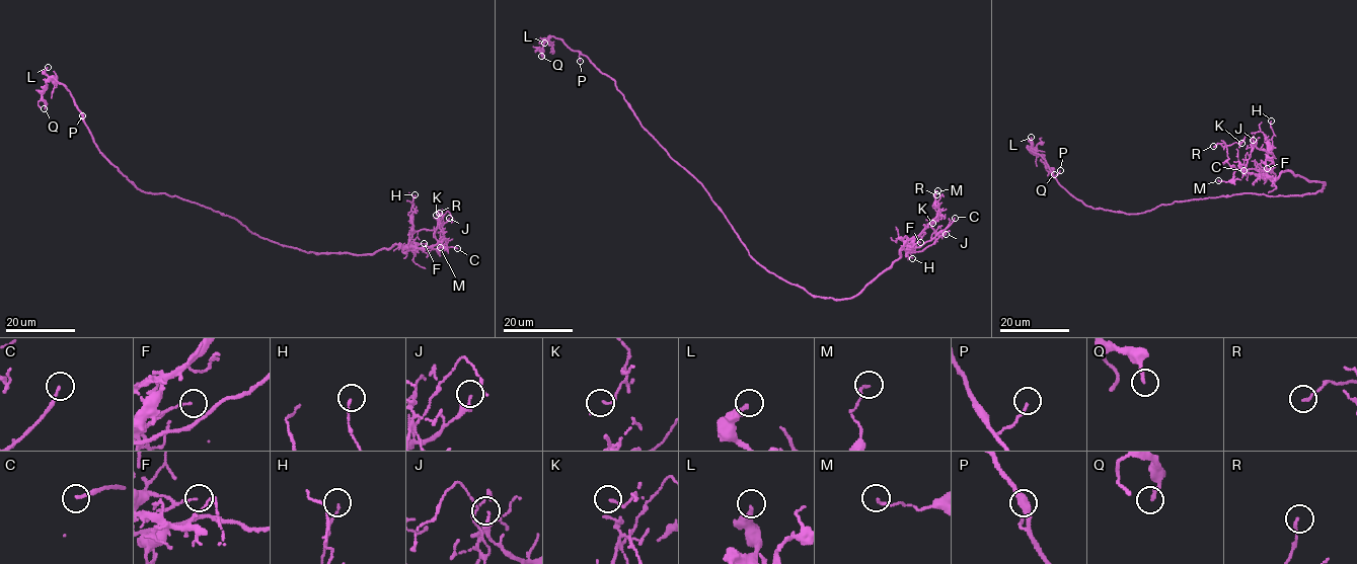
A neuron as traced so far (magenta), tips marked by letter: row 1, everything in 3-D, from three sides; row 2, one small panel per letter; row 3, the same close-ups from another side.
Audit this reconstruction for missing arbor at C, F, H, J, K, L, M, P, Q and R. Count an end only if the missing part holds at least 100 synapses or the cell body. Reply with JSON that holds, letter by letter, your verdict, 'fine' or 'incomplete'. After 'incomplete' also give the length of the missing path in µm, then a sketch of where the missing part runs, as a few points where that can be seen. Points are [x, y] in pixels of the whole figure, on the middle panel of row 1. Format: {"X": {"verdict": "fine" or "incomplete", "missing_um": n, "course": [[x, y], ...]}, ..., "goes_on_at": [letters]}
{"C": {"verdict": "incomplete", "missing_um": 40, "course": [[955, 218], [980, 190], [985, 179], [979, 160], [986, 153]]}, "F": {"verdict": "fine"}, "H": {"verdict": "fine"}, "J": {"verdict": "fine"}, "K": {"verdict": "fine"}, "L": {"verdict": "fine"}, "M": {"verdict": "fine"}, "P": {"verdict": "fine"}, "Q": {"verdict": "fine"}, "R": {"verdict": "fine"}, "goes_on_at": ["C"]}

